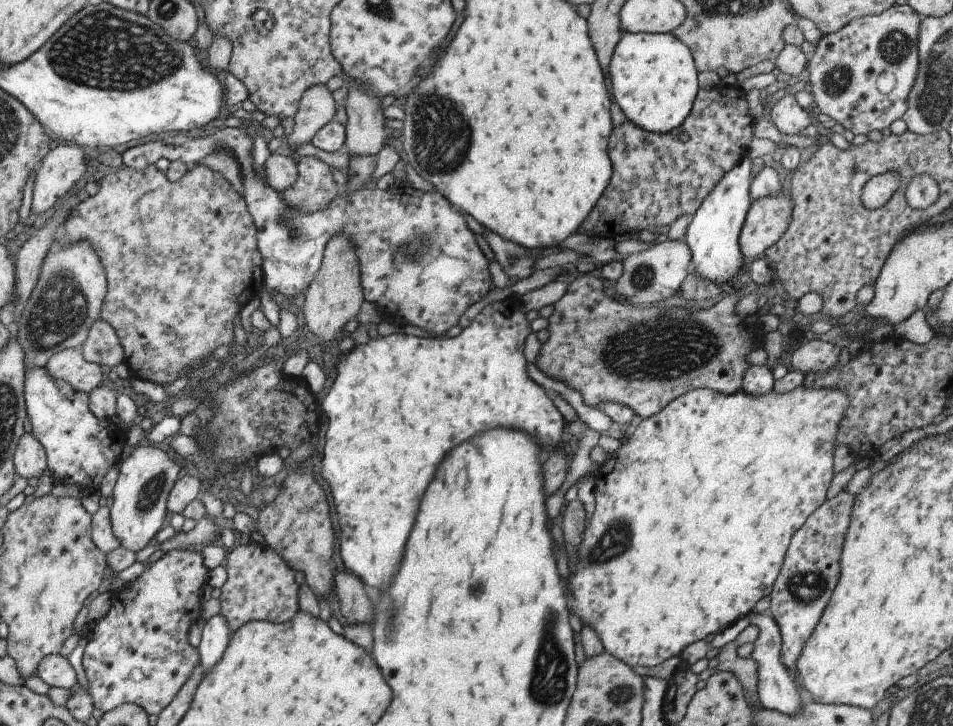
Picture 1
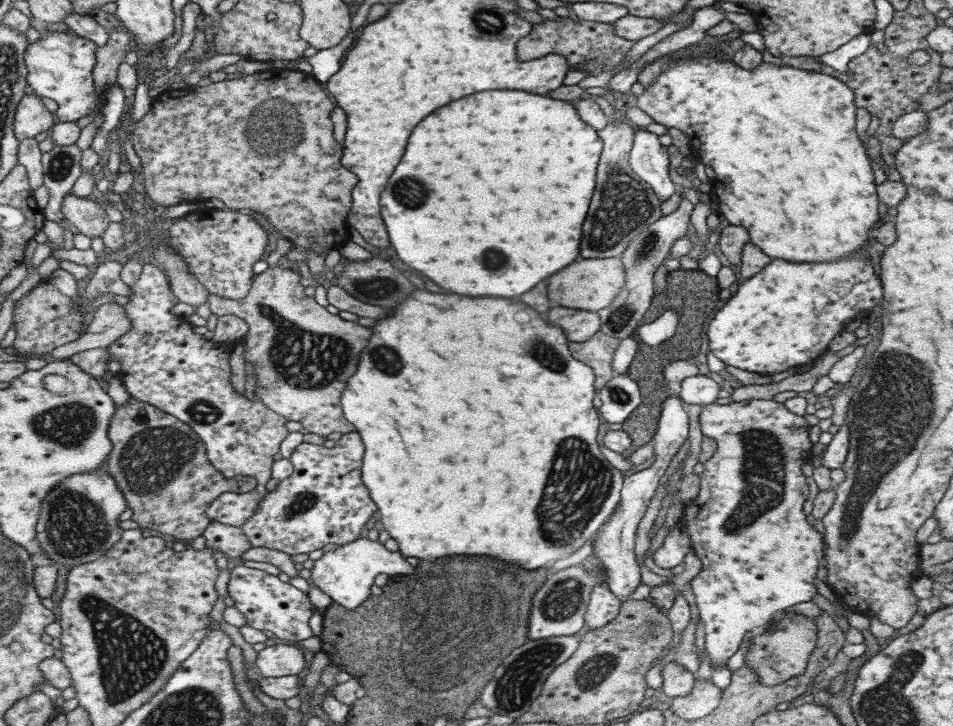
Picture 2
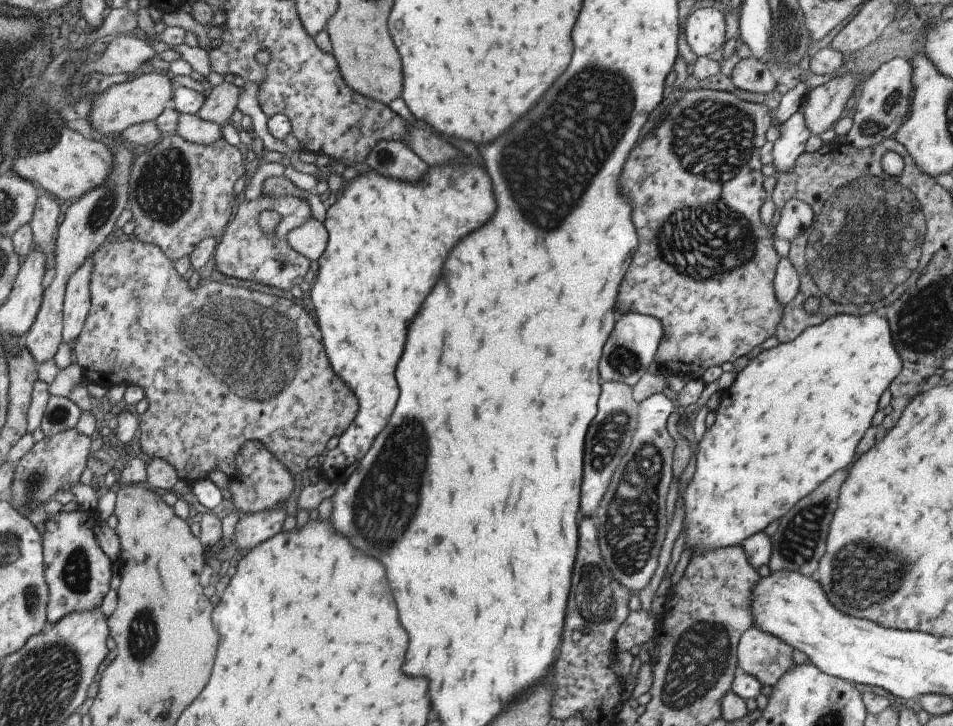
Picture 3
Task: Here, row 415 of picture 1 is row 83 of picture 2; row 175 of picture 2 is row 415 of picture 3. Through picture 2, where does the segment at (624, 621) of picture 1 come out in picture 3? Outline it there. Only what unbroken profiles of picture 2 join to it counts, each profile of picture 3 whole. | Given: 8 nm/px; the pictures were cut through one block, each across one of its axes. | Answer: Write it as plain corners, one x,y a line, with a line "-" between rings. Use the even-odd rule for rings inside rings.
876,311
865,316
844,313
835,315
823,324
805,329
795,340
780,343
776,348
764,350
756,358
752,358
748,366
738,372
732,386
722,392
720,406
715,411
714,424
704,432
702,440
698,443
696,472
692,476
692,482
688,484
684,494
682,494
682,502
684,502
683,527
686,528
684,547
692,555
696,555
699,551
708,553
717,549
742,546
749,537
754,537
757,533
764,533
769,524
777,520
780,521
790,510
796,507
799,501
802,501
810,492
814,492
826,478
830,478
834,472
846,468
854,460
856,446
858,446
860,438
870,428
874,414
879,411
878,403
882,394
889,388
889,384
894,381
894,378
898,377
902,368
901,359
891,342
888,322
878,316

